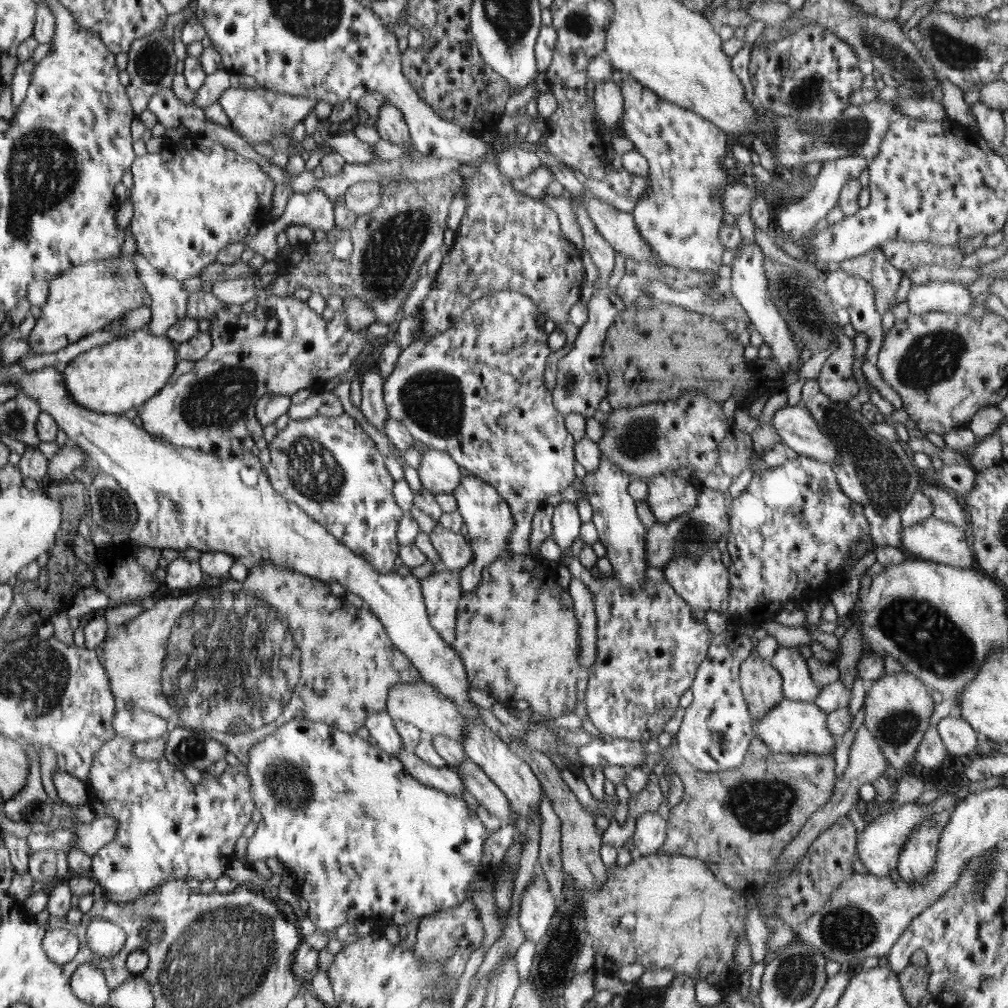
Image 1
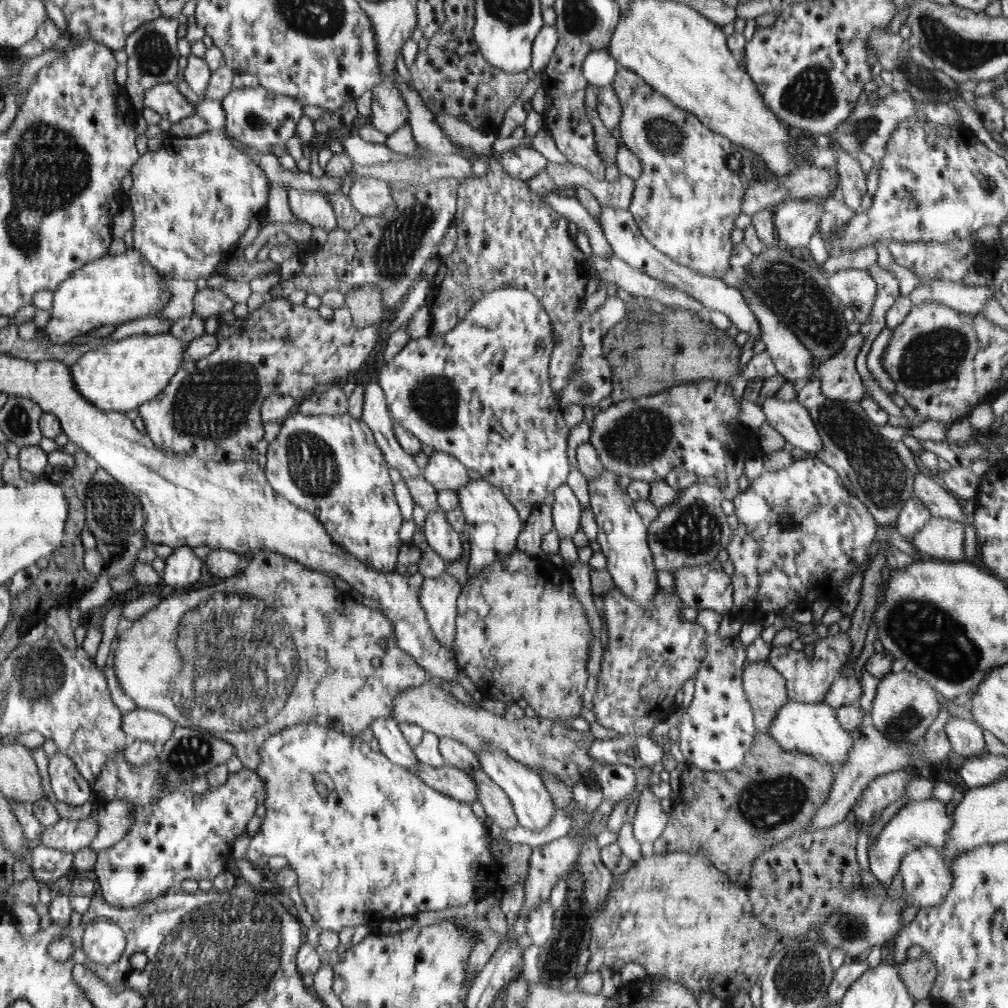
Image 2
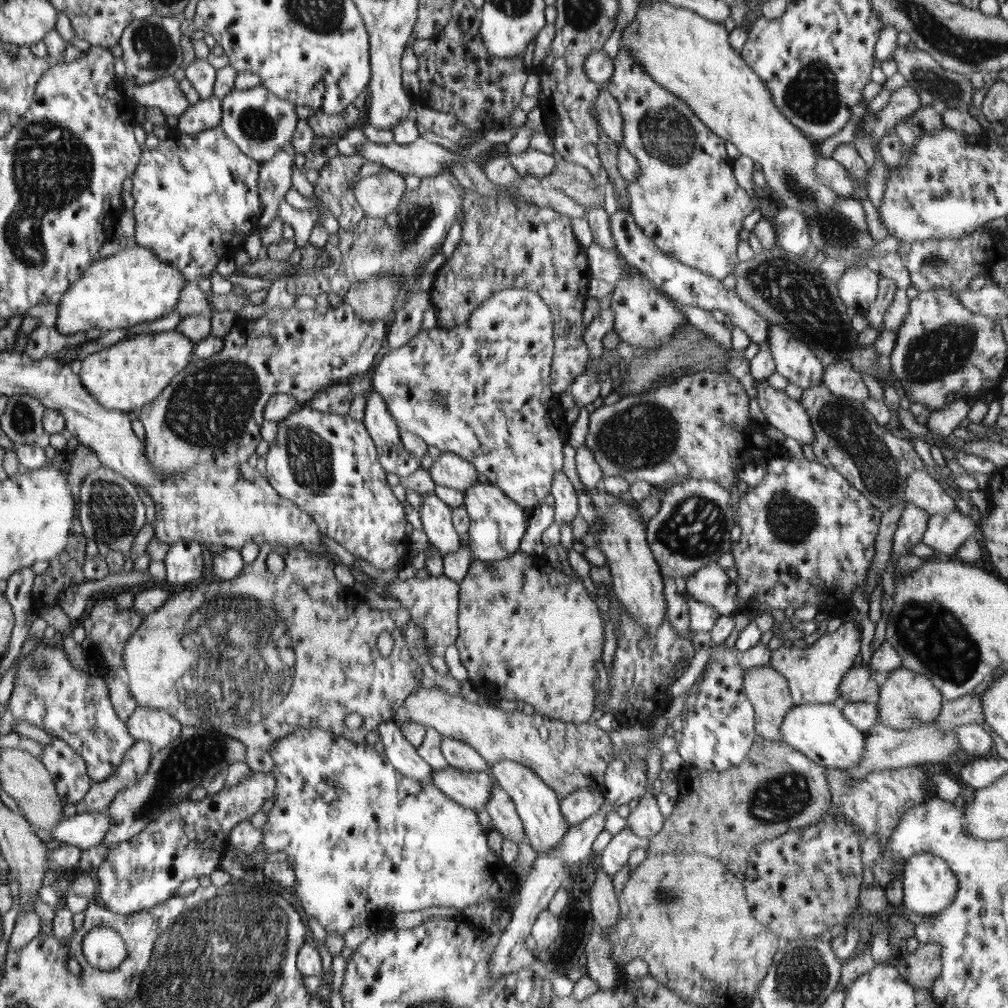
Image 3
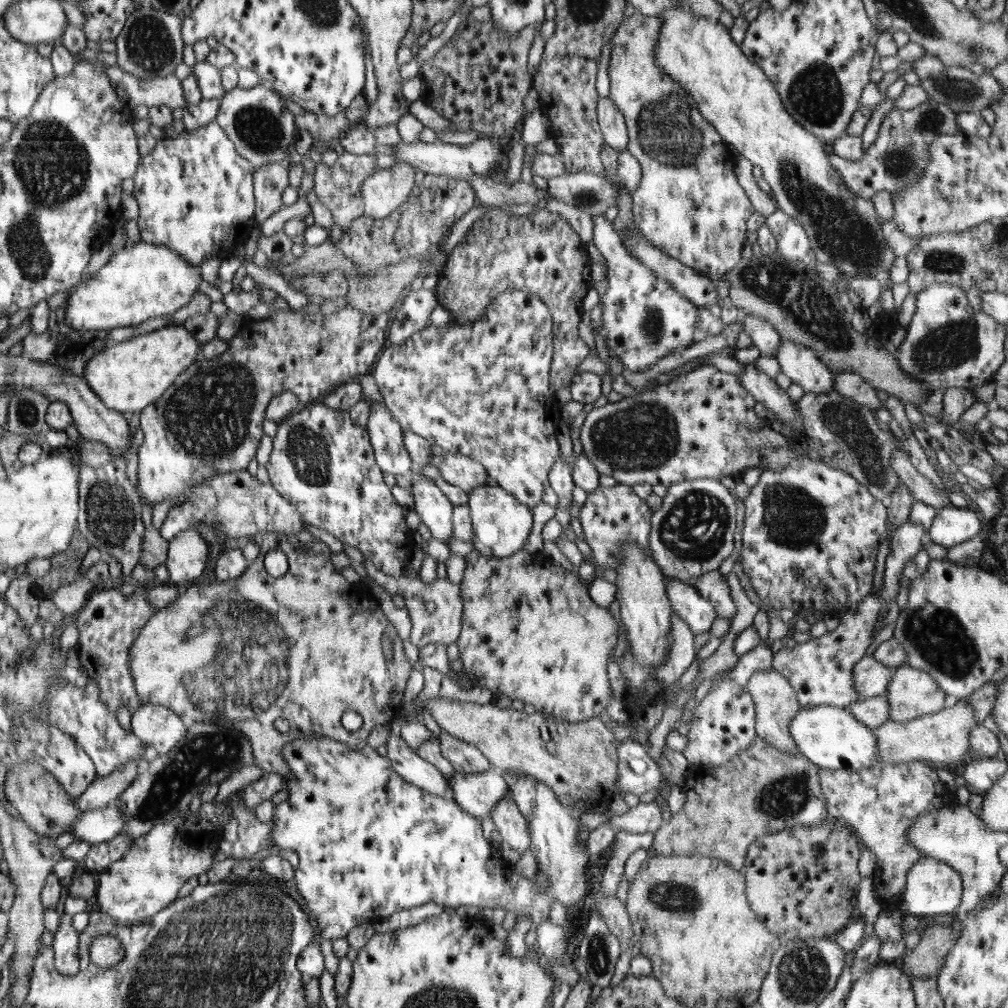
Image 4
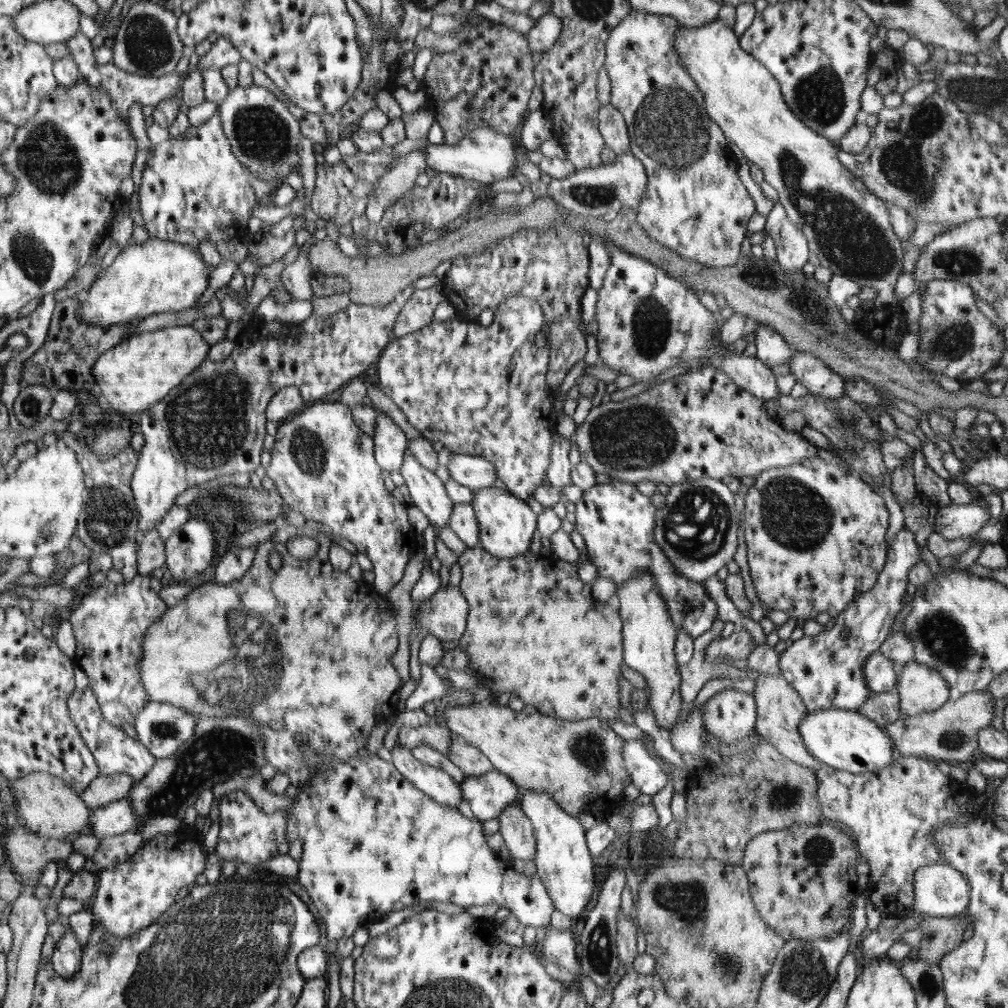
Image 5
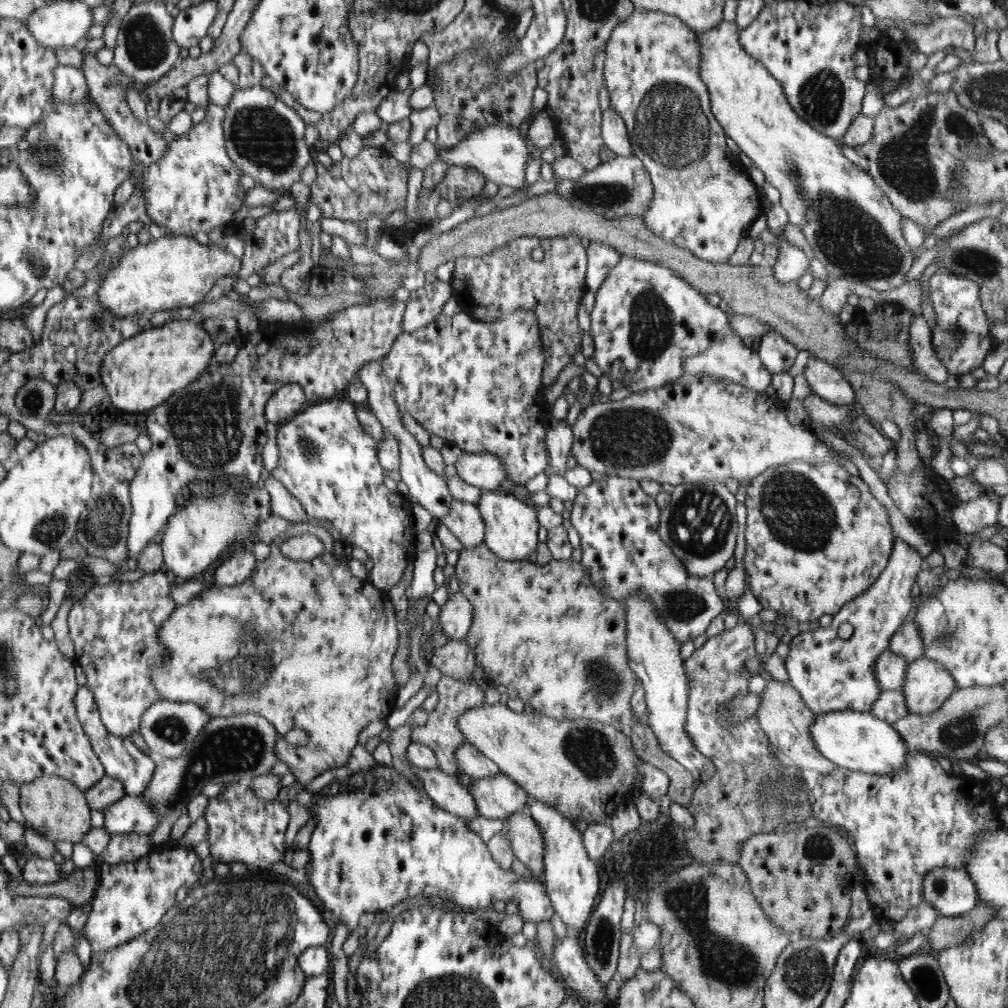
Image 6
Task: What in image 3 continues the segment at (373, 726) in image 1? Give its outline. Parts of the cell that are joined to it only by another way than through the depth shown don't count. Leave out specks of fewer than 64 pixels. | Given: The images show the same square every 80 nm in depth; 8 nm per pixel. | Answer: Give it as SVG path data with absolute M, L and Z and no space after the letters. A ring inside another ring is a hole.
M394 720L378 726L384 754L400 774L418 782L432 783L433 768L417 753L417 748L402 735L401 726Z

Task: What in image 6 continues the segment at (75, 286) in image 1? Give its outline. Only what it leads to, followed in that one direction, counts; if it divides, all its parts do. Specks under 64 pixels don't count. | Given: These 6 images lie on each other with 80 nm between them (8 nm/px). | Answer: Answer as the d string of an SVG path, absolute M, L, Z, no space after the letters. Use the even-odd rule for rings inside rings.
M164 236L158 240L155 239L154 242L150 240L148 244L138 243L134 249L128 250L126 254L121 256L116 269L110 271L102 281L95 298L105 309L112 311L119 317L129 314L142 315L143 313L150 316L157 310L160 312L160 310L172 310L184 306L193 307L214 288L217 280L238 274L240 268L242 268L241 260L215 243L209 242L204 246L193 238Z

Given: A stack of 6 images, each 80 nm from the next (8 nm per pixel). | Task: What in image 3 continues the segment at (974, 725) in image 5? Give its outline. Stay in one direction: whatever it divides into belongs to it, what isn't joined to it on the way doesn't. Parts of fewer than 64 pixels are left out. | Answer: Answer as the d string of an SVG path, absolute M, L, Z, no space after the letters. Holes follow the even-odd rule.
M926 721L921 725L912 728L912 730L892 730L888 725L877 722L872 728L864 732L866 738L866 747L862 758L855 768L846 769L849 772L851 783L857 783L861 778L864 778L873 770L892 770L910 765L921 765L925 762L945 762L947 763L953 754L958 752L960 744L956 738L954 729L946 734L940 734L936 730L937 724L935 721Z

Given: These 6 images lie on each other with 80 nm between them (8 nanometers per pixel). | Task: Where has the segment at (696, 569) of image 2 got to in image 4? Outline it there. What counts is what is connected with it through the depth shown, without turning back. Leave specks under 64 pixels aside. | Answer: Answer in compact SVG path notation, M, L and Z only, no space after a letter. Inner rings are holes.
M718 569L699 576L692 586L702 598L712 604L719 617L733 620L737 608L730 596L730 585L727 577L722 575Z

